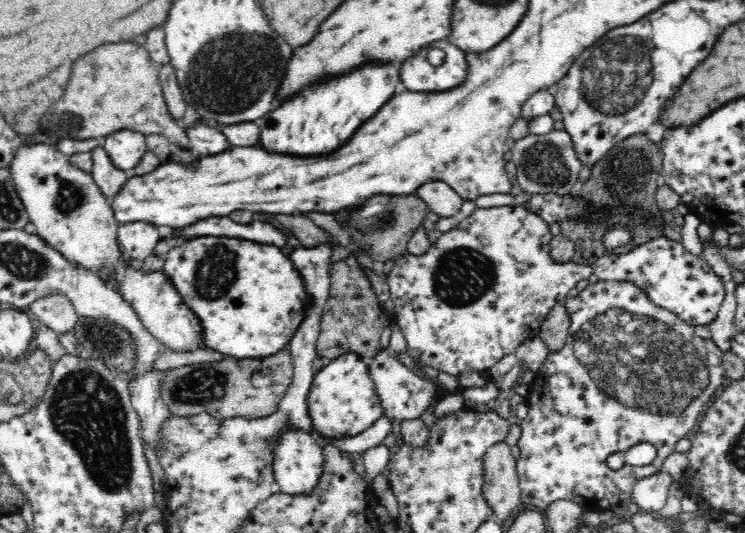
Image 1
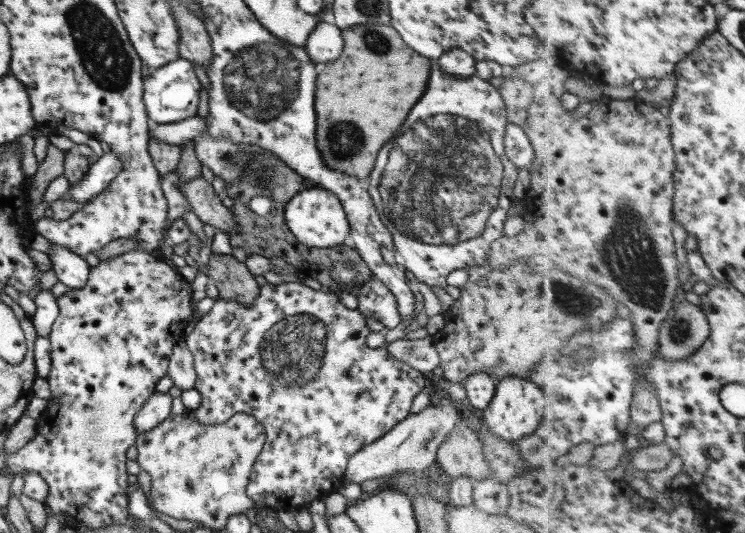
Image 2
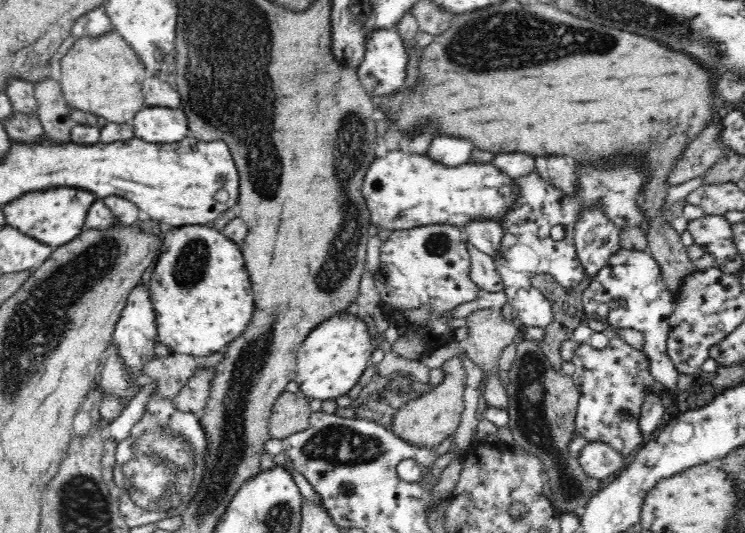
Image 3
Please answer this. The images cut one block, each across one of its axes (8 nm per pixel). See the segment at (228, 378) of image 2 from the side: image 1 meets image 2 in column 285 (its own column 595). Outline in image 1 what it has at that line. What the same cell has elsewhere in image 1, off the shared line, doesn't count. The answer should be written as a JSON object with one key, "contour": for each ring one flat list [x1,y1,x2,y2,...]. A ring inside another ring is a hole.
{"contour":[[599,280,581,290,577,296,566,296,562,300,562,304,568,309,568,315,570,315,570,328,567,334,566,345,558,352,549,353,546,360,540,365,536,372,536,377,529,385,529,392,525,399,528,405,527,416,519,422,521,435,517,446,520,448,520,456,516,459,516,462,521,502,526,507,546,509,547,506,550,506,556,500,573,500,581,505,583,510,594,511,614,508,622,512,629,506,630,494,632,494,636,482,641,478,660,471,666,457,670,456,672,452,676,452,676,442,682,440,682,438,685,439,687,435,690,435,695,430,699,422,698,414,705,412,706,406,712,400,712,396,729,382,721,363,723,352,712,339,704,339,693,335,694,326,684,322,677,314,657,307,640,288,631,282],[642,442,656,446,657,455,652,464,648,466,625,464,619,470,612,470,612,468,608,467,606,458,610,454,626,452,632,446]]}

